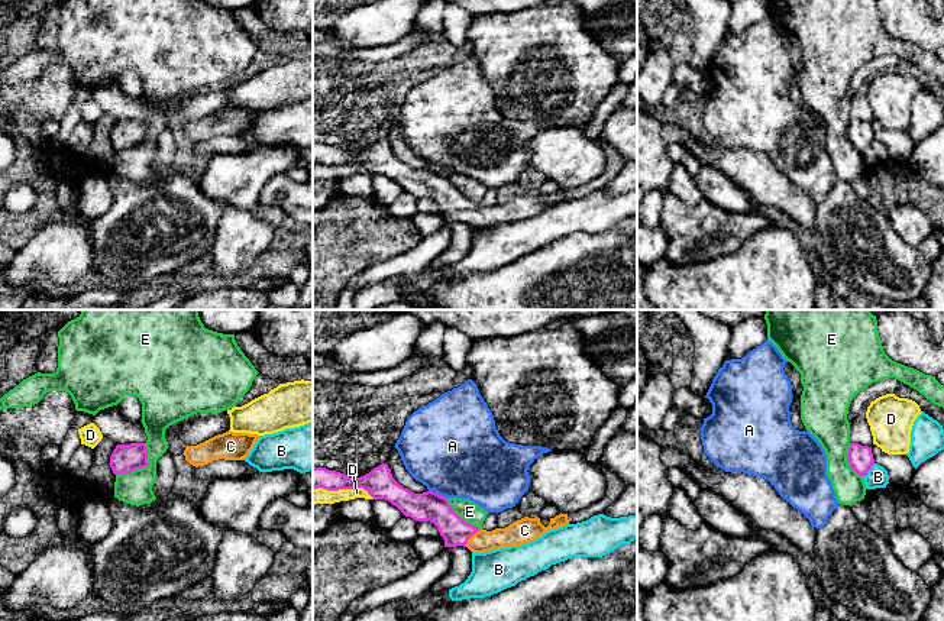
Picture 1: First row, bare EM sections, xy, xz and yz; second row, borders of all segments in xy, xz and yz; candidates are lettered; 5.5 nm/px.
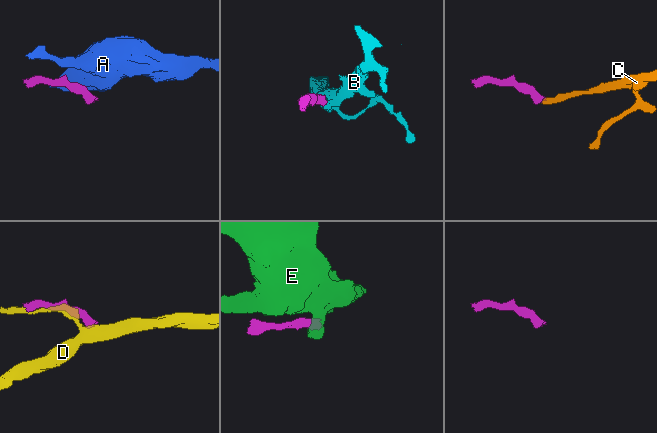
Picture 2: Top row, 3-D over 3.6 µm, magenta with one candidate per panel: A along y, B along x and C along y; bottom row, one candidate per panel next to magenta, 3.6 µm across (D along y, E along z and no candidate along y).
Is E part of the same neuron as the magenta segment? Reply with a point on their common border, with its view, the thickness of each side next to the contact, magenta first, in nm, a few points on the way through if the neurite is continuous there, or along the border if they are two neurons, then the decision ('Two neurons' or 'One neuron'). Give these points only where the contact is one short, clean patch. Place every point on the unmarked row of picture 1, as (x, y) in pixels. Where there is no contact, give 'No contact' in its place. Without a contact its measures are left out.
Touches magenta at xy (142, 142). Thickness 160 nm (magenta) against 190 nm. Boundary: xy (145, 119), (148, 139), (116, 151). Two neurons

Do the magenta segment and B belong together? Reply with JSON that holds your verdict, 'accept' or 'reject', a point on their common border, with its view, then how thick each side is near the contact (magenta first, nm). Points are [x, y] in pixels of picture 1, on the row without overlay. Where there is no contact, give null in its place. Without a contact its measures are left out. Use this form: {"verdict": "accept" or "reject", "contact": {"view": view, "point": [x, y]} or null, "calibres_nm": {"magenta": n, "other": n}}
{"verdict": "reject", "contact": {"view": "yz", "point": [869, 145]}, "calibres_nm": {"magenta": 140, "other": 120}}

